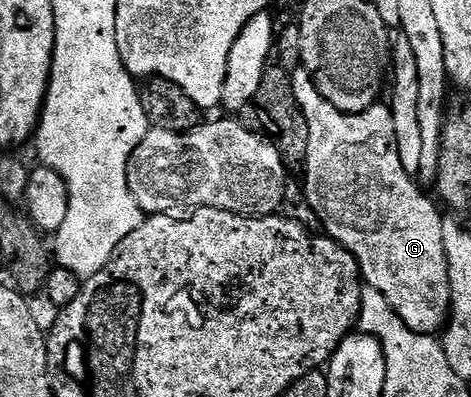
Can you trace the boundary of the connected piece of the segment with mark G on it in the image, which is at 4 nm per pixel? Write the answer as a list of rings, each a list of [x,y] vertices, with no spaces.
[[[297,70],[292,84],[294,97],[304,111],[310,129],[302,186],[314,213],[318,213],[321,228],[327,238],[341,243],[354,256],[363,282],[369,287],[376,287],[378,293],[390,301],[394,313],[398,313],[411,331],[435,336],[447,324],[450,309],[450,277],[444,248],[445,216],[440,215],[439,209],[424,196],[425,188],[406,173],[406,169],[402,169],[391,106],[384,104],[383,107],[383,102],[377,101],[360,115],[346,115],[320,96],[307,71]]]

